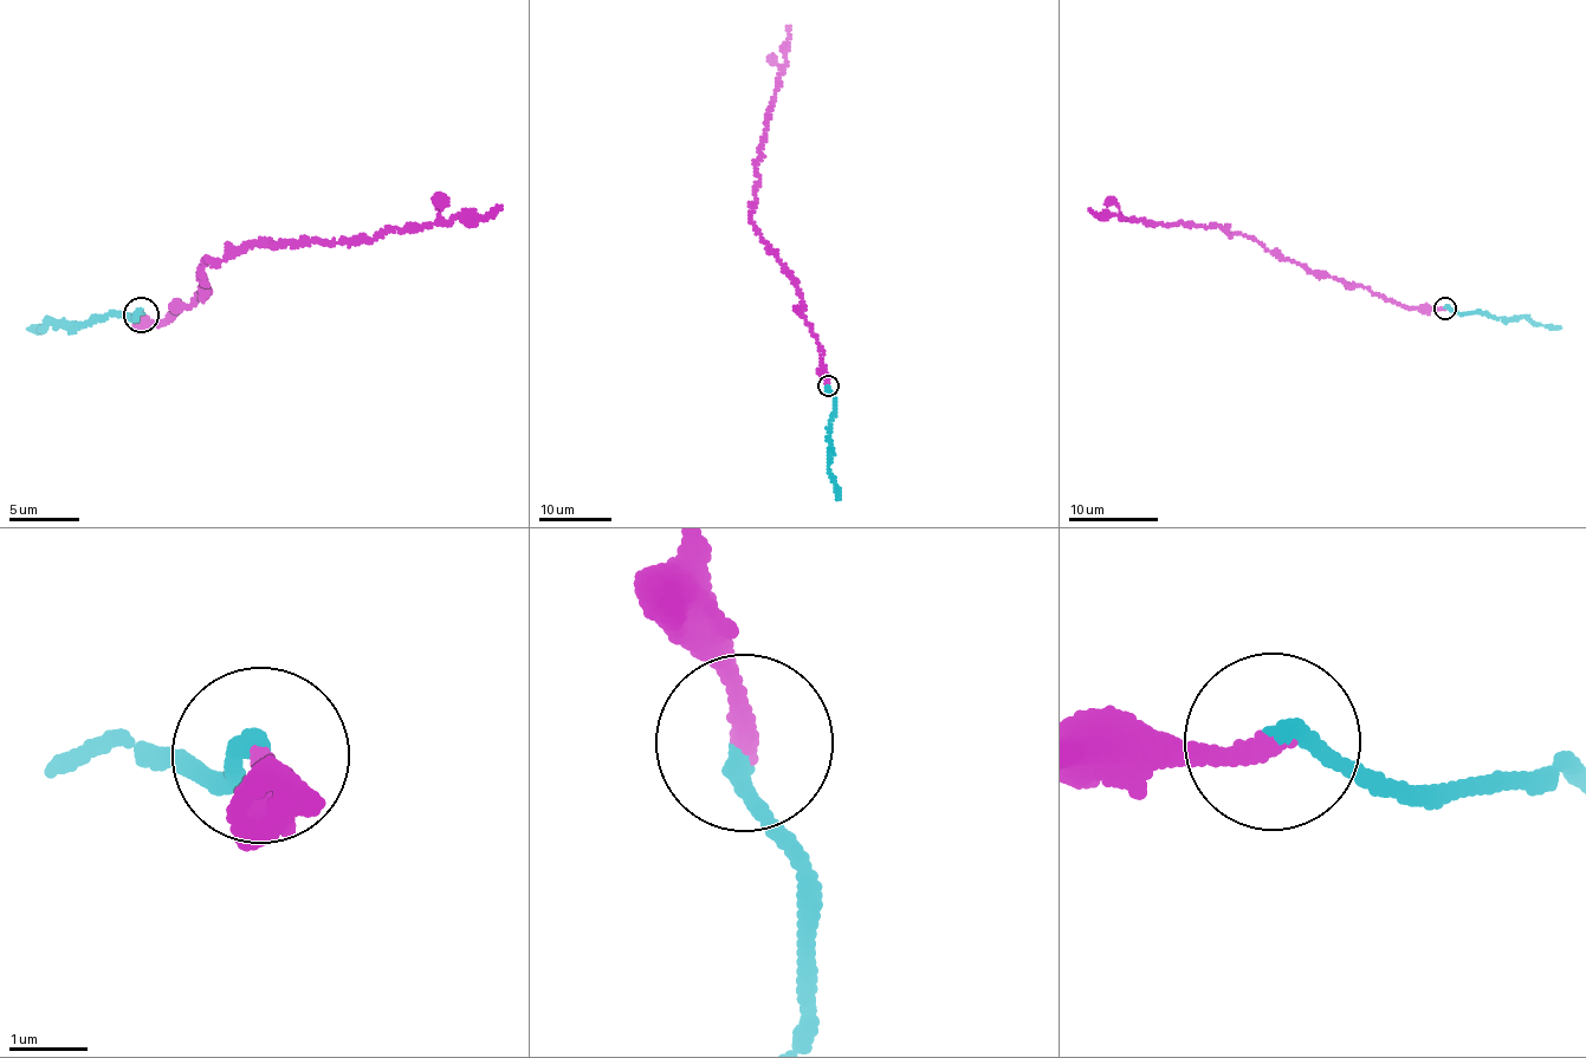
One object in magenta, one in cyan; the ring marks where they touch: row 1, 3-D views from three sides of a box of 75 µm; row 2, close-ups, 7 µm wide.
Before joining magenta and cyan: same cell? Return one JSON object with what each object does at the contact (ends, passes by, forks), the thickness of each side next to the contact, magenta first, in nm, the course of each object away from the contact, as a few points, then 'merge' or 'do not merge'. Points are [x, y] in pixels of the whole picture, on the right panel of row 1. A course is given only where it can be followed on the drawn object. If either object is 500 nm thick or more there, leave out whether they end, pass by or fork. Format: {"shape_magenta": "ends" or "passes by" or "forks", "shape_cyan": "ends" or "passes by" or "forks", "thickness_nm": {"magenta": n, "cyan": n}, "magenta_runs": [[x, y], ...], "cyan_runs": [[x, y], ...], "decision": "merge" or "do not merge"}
{"shape_magenta": "ends", "shape_cyan": "ends", "thickness_nm": {"magenta": 240, "cyan": 280}, "magenta_runs": [[1444, 307], [1405, 309], [1364, 286], [1347, 289], [1224, 228], [1146, 226], [1118, 215], [1100, 218], [1089, 209]], "cyan_runs": [[1444, 307], [1460, 313], [1477, 311], [1490, 316], [1527, 316], [1536, 323], [1561, 328]], "decision": "do not merge"}

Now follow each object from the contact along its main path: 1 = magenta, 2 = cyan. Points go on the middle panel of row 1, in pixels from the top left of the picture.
1: (828, 385), (822, 346), (804, 319), (795, 278), (759, 233), (750, 213), (766, 118), (787, 60), (789, 27)
2: (828, 385), (834, 398), (828, 469), (837, 500)

